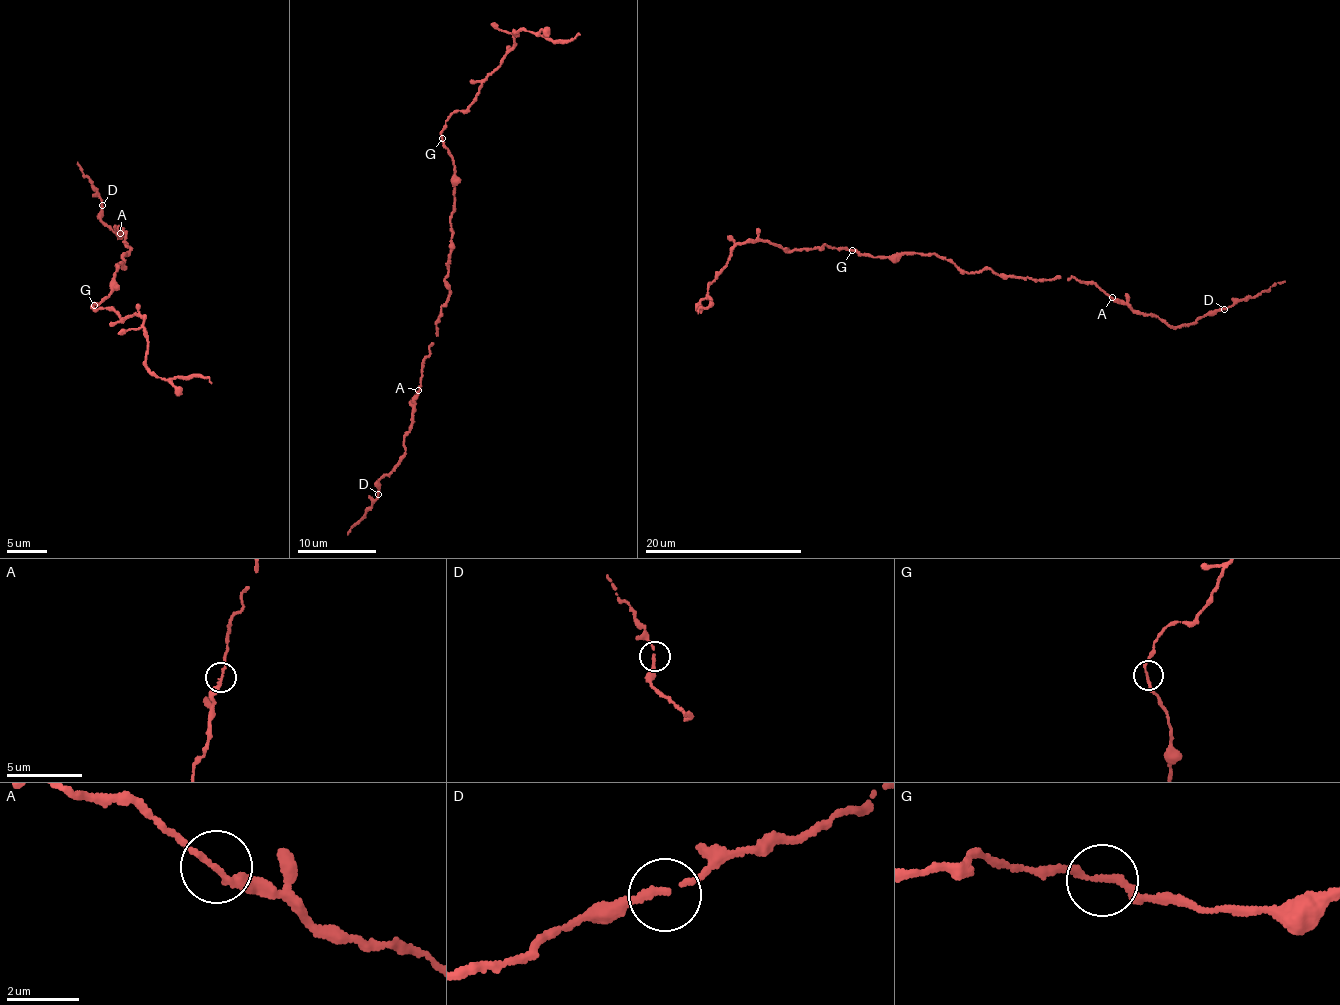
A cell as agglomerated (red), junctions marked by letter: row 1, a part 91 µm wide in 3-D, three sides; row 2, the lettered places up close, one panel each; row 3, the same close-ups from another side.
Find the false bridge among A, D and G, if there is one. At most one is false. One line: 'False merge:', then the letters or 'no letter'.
False merge: no letter

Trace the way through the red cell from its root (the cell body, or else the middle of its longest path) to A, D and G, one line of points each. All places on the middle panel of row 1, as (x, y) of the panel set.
A: (452, 237), (446, 281), (448, 300), (436, 325), (436, 336), (423, 365), (418, 390)
D: (452, 237), (446, 281), (448, 300), (423, 365), (404, 454), (399, 464), (379, 480), (378, 495)
G: (452, 237), (454, 165), (442, 138)

